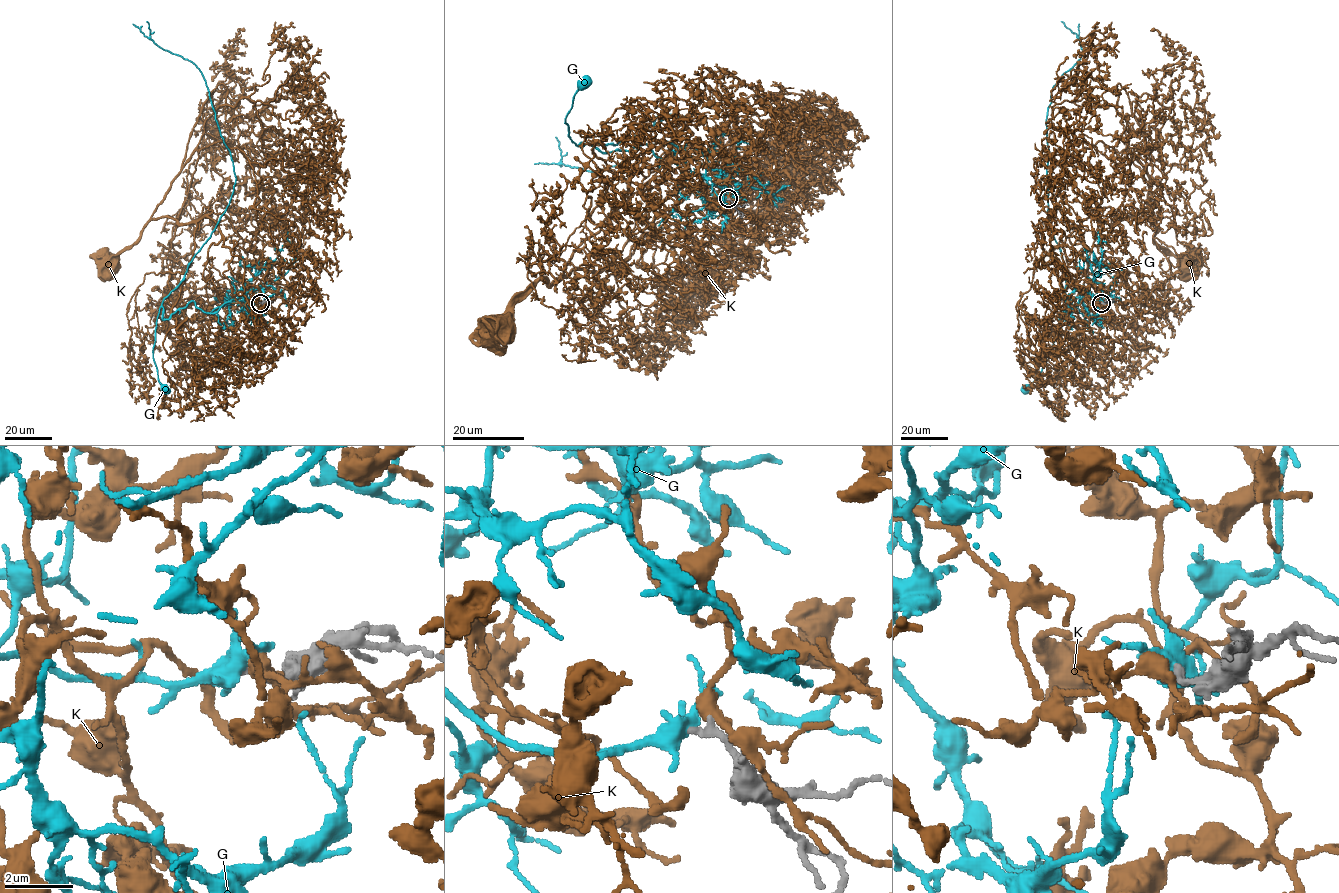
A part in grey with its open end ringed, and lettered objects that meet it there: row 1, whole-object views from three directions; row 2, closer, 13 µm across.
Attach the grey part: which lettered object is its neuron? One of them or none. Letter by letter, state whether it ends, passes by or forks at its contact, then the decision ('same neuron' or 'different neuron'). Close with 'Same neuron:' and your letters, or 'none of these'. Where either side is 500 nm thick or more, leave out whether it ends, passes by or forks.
G: it forks | different neuron
K: it passes by | different neuron
Same neuron: none of these

